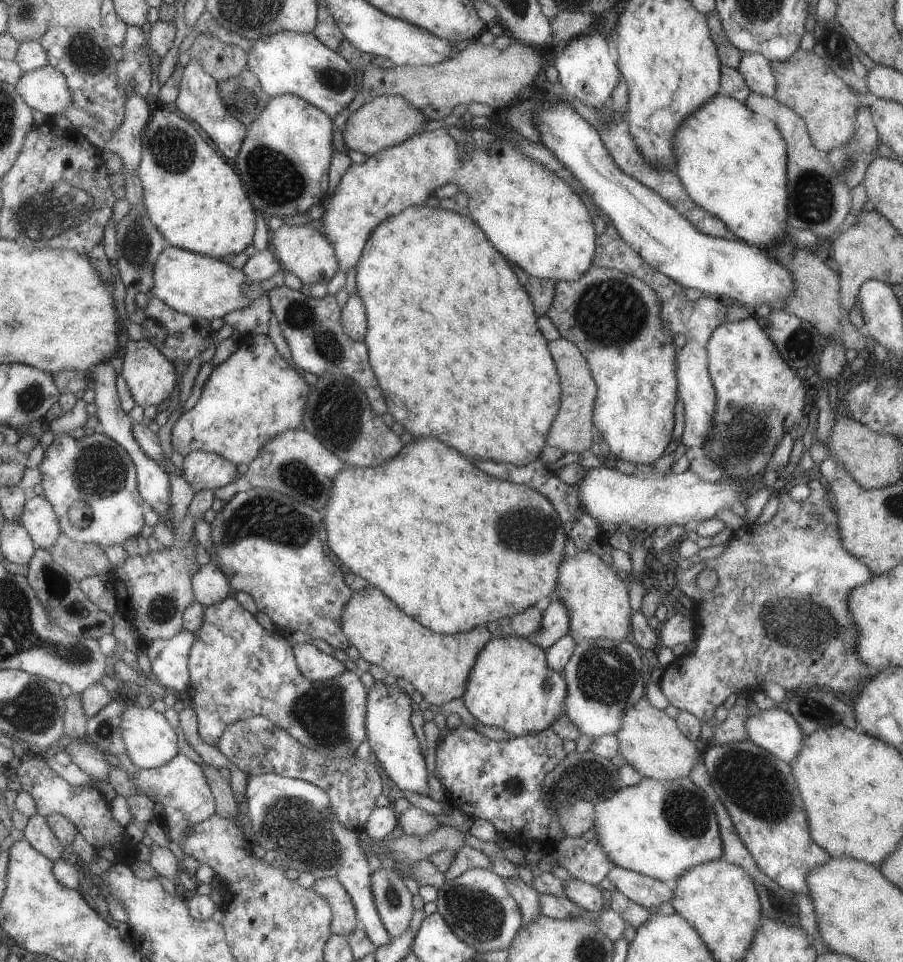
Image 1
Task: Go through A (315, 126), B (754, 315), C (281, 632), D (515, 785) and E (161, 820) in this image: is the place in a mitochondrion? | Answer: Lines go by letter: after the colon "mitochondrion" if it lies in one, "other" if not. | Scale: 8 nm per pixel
A: other
B: other
C: other
D: mitochondrion
E: other

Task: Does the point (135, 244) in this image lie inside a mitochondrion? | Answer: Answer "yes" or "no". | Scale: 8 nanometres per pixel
yes

